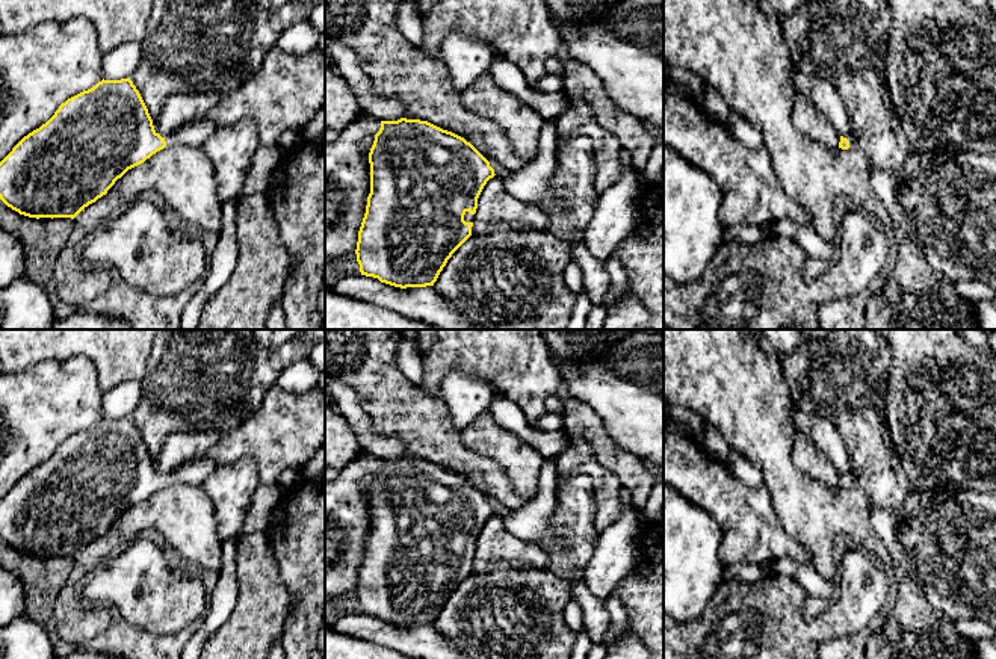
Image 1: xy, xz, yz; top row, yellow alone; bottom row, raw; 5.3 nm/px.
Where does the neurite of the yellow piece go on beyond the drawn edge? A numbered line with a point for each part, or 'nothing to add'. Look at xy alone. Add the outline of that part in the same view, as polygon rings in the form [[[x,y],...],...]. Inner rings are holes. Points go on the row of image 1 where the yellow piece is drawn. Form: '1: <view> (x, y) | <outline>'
1: xy (195, 132) | [[[200,116],[171,131],[165,138],[165,142],[166,145],[184,144],[192,147],[201,147],[203,142],[209,139],[216,128],[218,127],[212,119]]]

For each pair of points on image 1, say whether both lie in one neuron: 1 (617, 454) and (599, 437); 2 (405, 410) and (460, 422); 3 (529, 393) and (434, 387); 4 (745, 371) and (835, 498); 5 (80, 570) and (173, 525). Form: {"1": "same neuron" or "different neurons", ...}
{"1": "same neuron", "2": "different neurons", "3": "same neuron", "4": "same neuron", "5": "same neuron"}

